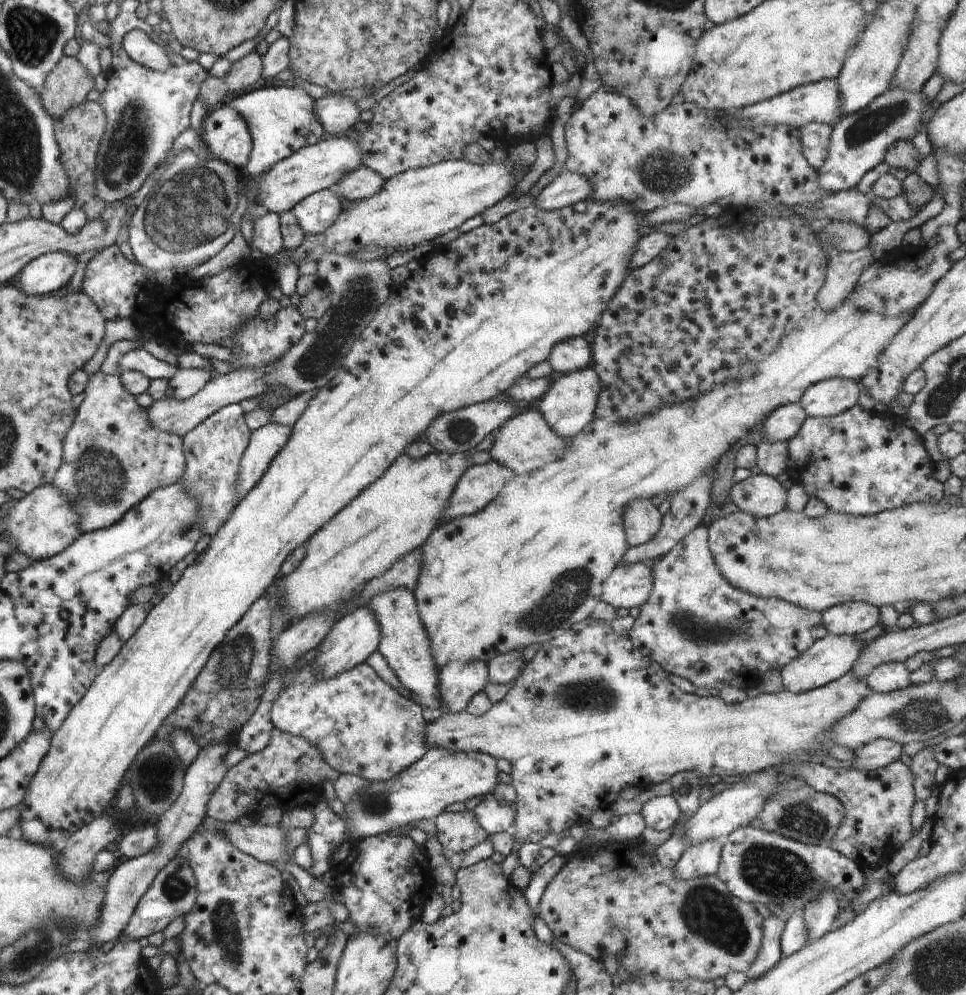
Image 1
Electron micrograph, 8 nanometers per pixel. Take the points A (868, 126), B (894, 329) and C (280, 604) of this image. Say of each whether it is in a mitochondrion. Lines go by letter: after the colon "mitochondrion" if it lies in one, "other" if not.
A: mitochondrion
B: other
C: other

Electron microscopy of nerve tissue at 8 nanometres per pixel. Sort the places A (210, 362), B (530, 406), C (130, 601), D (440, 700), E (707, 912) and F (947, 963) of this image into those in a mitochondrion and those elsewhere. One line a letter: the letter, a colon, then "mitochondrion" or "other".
A: other
B: other
C: other
D: other
E: mitochondrion
F: mitochondrion

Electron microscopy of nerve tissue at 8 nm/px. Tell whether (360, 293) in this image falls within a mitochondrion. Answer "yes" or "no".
yes

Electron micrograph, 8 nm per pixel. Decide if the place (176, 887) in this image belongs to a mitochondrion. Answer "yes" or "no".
yes

